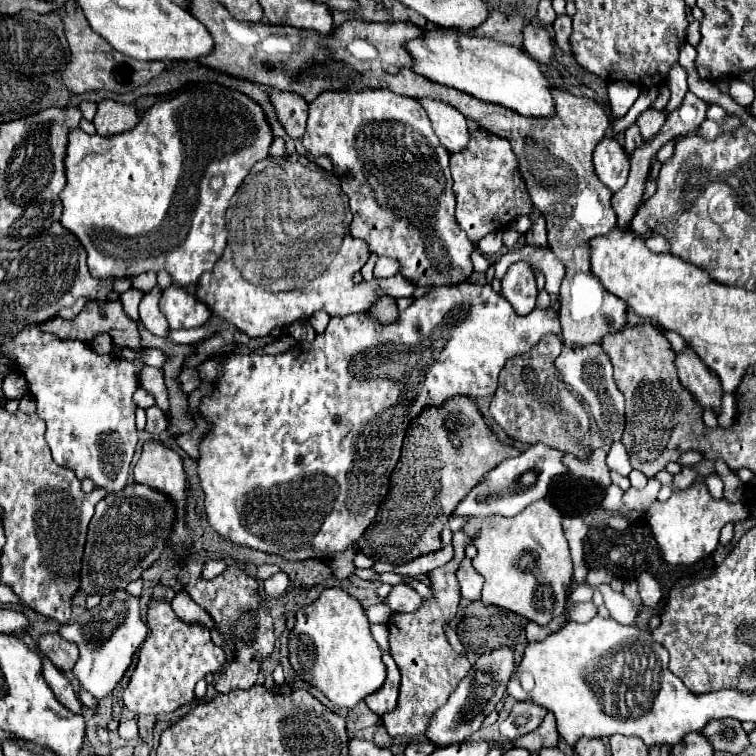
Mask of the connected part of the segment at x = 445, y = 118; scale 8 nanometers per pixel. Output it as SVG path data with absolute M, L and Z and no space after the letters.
M416 98L418 104L426 110L432 128L440 140L440 144L448 152L460 152L468 144L468 126L466 118L450 104L432 98Z

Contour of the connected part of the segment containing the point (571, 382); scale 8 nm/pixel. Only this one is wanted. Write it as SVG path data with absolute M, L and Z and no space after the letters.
M590 344L586 348L562 348L562 354L556 358L556 368L560 370L564 382L568 384L568 388L572 392L576 392L578 396L582 396L582 400L588 404L590 414L594 416L594 420L604 428L604 436L614 440L620 440L622 432L624 432L624 396L618 390L618 386L614 384L612 378L612 362L610 358L604 354L604 350L600 348L600 344Z

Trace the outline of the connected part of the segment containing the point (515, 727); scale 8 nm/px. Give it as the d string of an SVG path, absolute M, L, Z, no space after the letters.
M516 702L516 706L510 710L510 716L500 724L500 736L504 740L514 740L522 734L534 732L542 720L546 718L546 708L534 704L534 702Z

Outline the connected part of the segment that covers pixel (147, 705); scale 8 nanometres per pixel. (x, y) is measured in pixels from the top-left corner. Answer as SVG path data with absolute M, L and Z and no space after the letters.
M152 600L148 614L148 636L138 652L136 668L130 676L128 686L122 692L124 706L136 716L158 716L164 712L174 712L180 706L192 704L194 686L200 678L210 672L220 672L226 656L220 646L216 646L210 638L210 632L198 624L182 622L170 602Z

